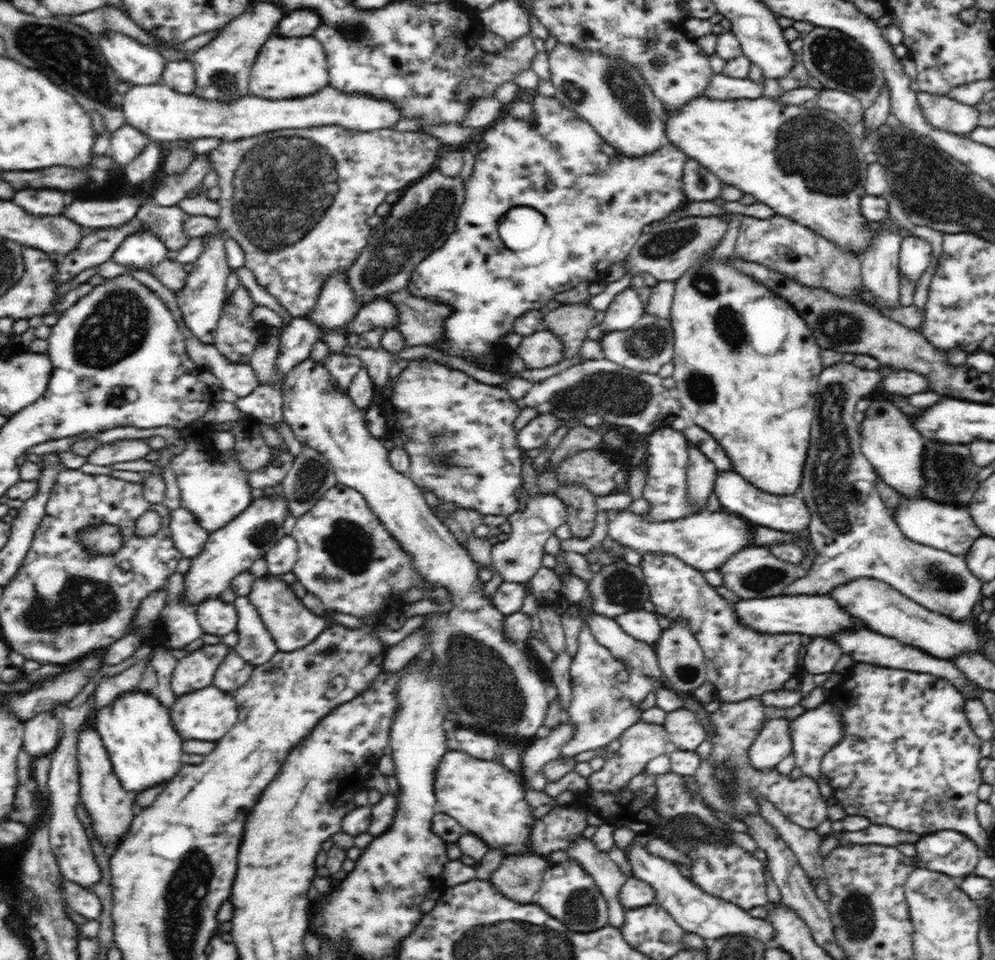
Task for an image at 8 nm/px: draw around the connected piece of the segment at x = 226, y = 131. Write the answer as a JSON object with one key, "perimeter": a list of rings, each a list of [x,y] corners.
{"perimeter":[[[164,84],[130,86],[123,94],[125,124],[134,127],[150,140],[164,146],[188,139],[218,138],[232,142],[252,136],[274,134],[282,129],[338,125],[359,132],[391,128],[402,119],[400,111],[389,100],[378,100],[365,94],[340,92],[329,85],[320,92],[292,100],[268,100],[252,94],[232,102],[207,100],[193,94],[182,94]]]}

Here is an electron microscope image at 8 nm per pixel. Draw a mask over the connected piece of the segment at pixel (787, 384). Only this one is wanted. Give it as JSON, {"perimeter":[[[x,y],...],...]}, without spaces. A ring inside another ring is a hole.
{"perimeter":[[[714,250],[708,254],[700,256],[680,278],[675,282],[676,290],[672,300],[672,310],[670,314],[670,324],[672,333],[674,333],[674,370],[672,378],[675,386],[675,393],[681,408],[688,418],[693,420],[694,425],[700,426],[708,434],[711,434],[718,444],[726,451],[728,458],[731,460],[733,471],[743,476],[748,483],[756,486],[762,492],[768,494],[788,497],[796,495],[796,491],[802,483],[802,472],[804,470],[804,460],[806,460],[810,440],[811,425],[814,416],[814,402],[818,394],[818,377],[823,371],[824,365],[821,359],[821,346],[818,345],[814,333],[810,327],[802,320],[795,308],[777,294],[764,287],[741,272],[738,272],[732,265],[730,259],[712,259]]]}

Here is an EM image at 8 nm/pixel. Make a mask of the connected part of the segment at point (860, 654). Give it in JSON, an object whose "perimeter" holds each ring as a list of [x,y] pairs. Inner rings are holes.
{"perimeter":[[[854,628],[854,630],[842,630],[838,634],[831,636],[841,648],[844,654],[850,654],[854,662],[862,662],[866,664],[874,664],[884,668],[904,669],[912,672],[923,672],[934,676],[939,676],[949,680],[967,699],[978,698],[978,686],[969,678],[958,670],[956,664],[952,664],[950,659],[936,658],[930,654],[926,654],[919,648],[902,644],[895,638],[883,636],[879,633],[870,631],[867,628]]]}

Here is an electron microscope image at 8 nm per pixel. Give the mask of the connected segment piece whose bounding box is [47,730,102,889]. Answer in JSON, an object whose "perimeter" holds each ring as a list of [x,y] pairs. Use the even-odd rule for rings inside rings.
{"perimeter":[[[68,730],[59,740],[54,752],[51,753],[51,766],[47,782],[48,808],[51,810],[49,841],[64,880],[74,882],[88,889],[88,886],[100,882],[102,871],[100,871],[100,865],[98,865],[96,855],[92,851],[86,829],[84,829],[84,825],[78,820],[76,814],[76,805],[80,805],[79,763],[76,744],[78,744],[76,732]]]}

